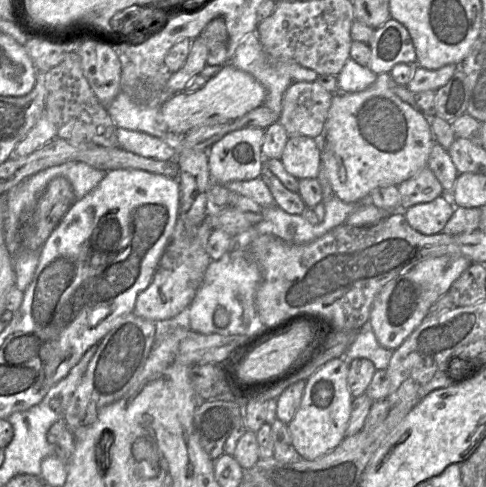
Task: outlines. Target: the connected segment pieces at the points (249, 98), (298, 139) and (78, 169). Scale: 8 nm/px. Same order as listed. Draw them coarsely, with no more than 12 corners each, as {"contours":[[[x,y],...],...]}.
{"contours":[[[226,63],[198,91],[161,107],[172,135],[232,122],[266,90]],[[289,136],[280,161],[297,178],[317,178],[321,142]],[[81,161],[44,170],[66,178],[76,200],[91,192],[106,171]]]}

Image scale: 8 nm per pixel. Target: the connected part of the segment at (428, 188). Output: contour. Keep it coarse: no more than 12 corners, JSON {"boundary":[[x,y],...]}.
{"boundary":[[427,166],[398,186],[401,210],[429,203],[443,187]]}

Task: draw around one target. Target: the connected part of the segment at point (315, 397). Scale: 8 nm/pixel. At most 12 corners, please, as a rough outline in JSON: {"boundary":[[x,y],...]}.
{"boundary":[[334,358],[306,380],[287,424],[315,460],[345,438],[349,365]]}

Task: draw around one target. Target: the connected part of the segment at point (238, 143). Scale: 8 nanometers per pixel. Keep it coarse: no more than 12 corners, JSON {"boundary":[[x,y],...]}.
{"boundary":[[241,128],[208,150],[213,182],[259,178],[264,130]]}

